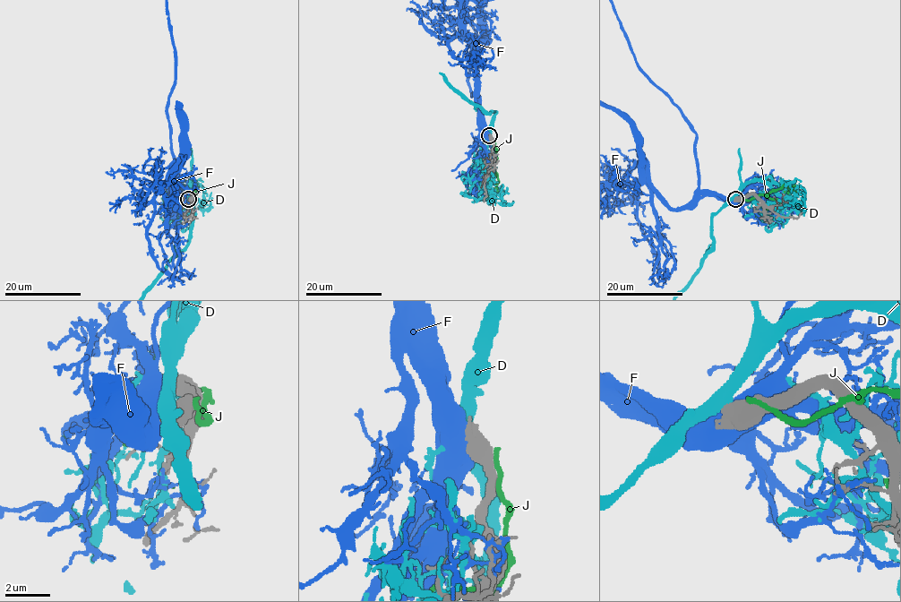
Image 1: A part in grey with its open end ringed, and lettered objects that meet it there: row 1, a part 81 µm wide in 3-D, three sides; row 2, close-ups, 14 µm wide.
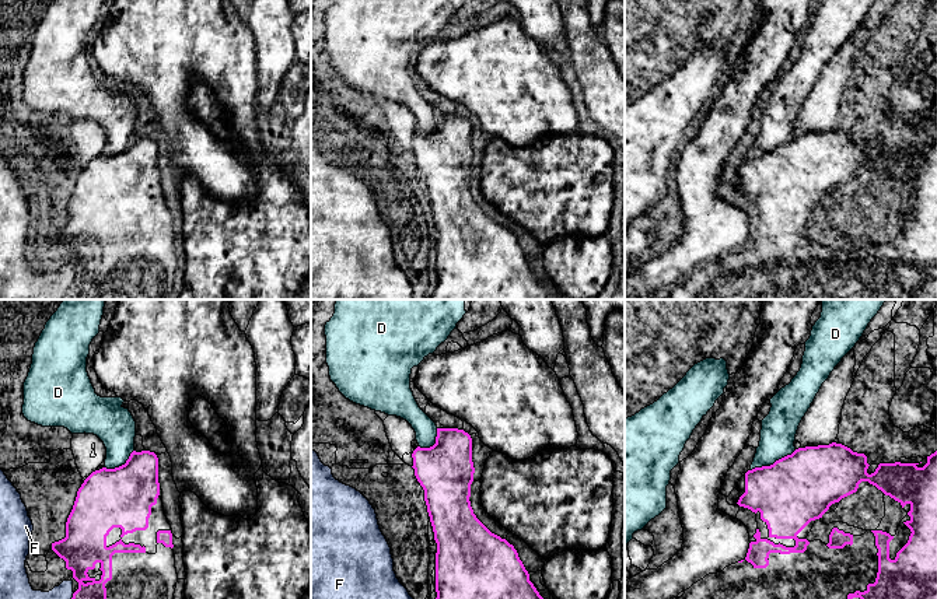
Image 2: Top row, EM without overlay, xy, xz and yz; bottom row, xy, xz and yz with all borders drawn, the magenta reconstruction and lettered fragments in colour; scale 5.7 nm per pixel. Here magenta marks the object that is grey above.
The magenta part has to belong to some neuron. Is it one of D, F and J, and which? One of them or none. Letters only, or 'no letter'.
no letter

